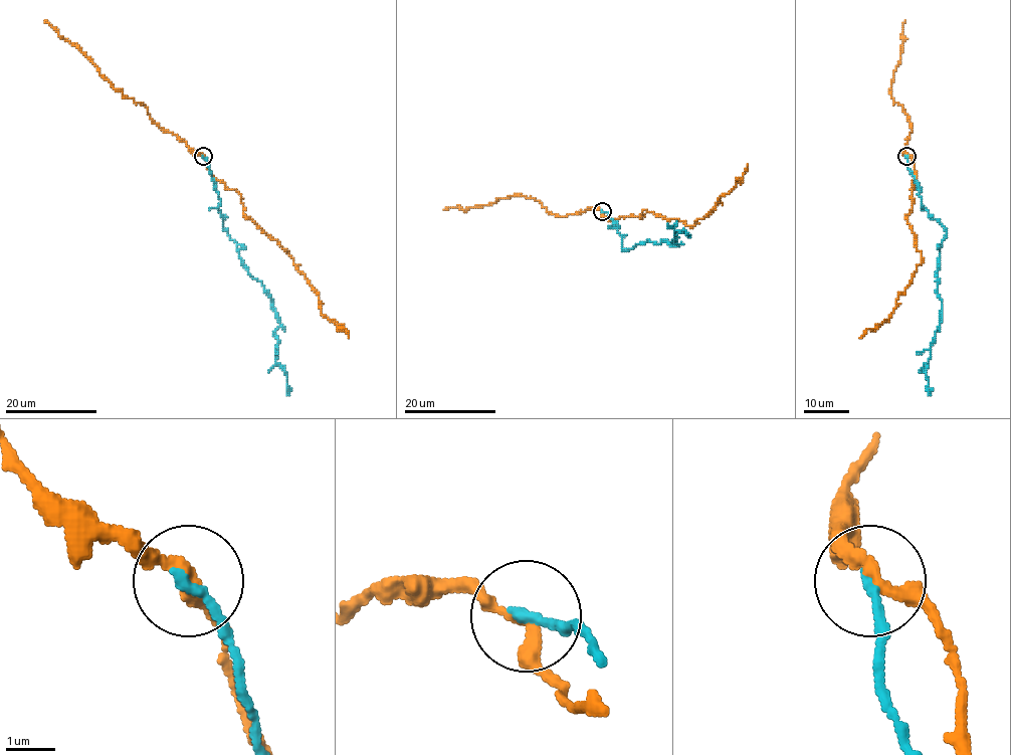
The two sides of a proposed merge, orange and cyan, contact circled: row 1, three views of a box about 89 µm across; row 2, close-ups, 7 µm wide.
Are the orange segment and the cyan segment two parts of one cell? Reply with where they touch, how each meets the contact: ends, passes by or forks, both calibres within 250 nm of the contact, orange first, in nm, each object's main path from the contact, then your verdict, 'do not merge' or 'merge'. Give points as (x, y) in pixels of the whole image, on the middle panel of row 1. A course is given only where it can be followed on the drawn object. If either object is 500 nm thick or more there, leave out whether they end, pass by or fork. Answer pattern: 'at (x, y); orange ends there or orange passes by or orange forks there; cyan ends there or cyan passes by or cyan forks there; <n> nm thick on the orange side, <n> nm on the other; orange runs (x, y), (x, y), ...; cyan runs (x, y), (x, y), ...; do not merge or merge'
at (602, 211); orange passes by; cyan ends there; 280 nm thick on the orange side, 240 nm on the other; orange runs (602, 211), (611, 220), (640, 218), (645, 210), (691, 226), (744, 177), (748, 165); cyan runs (602, 211), (619, 226), (624, 250), (648, 240), (678, 244), (674, 232), (688, 233); do not merge

